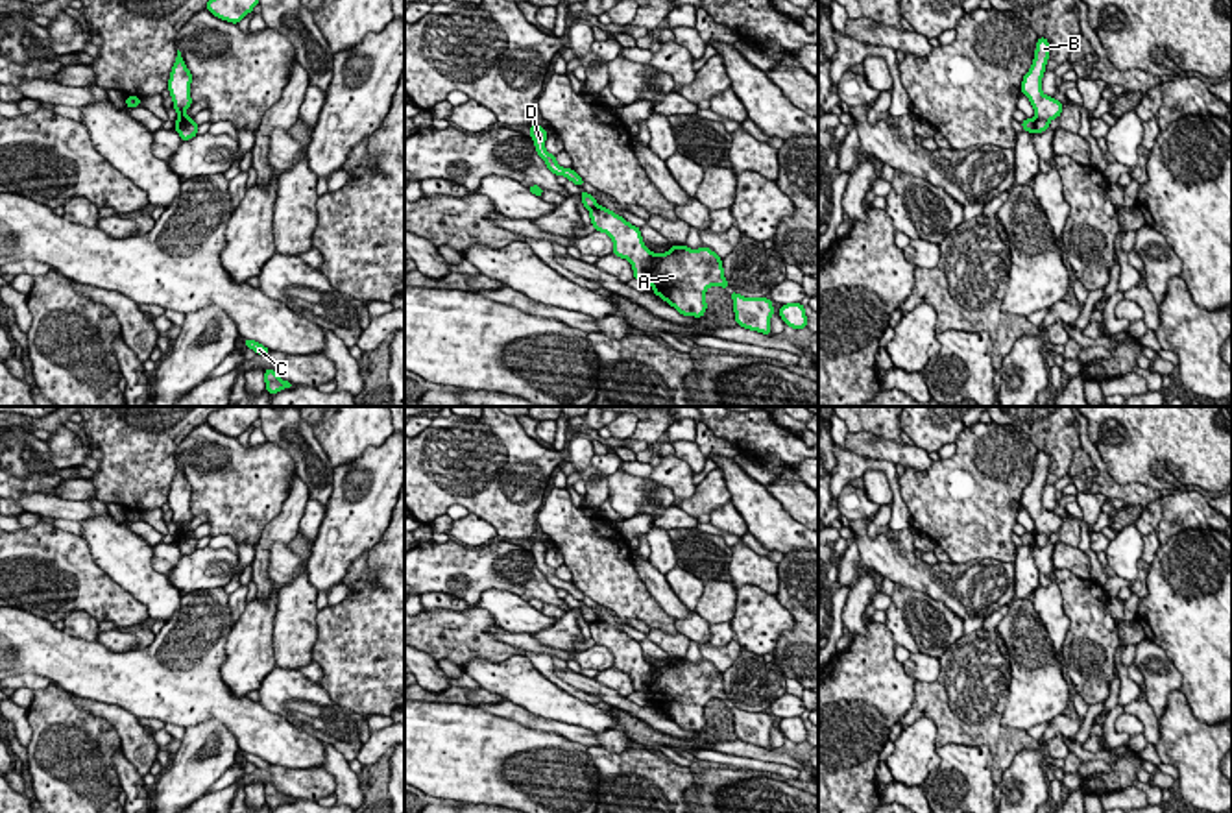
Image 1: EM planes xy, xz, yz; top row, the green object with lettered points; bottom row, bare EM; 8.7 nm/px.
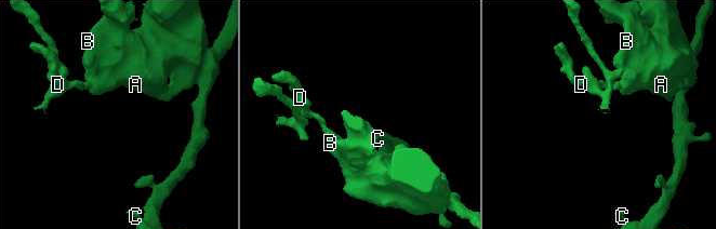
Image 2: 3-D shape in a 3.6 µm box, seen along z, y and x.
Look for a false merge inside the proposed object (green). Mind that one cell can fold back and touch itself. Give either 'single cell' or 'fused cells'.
fused cells

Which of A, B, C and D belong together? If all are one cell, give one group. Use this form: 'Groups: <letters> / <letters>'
Groups: A B C / D

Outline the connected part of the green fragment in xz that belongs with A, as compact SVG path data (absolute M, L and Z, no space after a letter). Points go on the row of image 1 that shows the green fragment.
M597 205L589 209L595 231L613 240L613 255L632 264L634 279L646 279L654 294L683 316L700 318L706 314L706 292L709 286L728 290L722 259L702 246L689 249L685 244L670 246L667 253L650 251L641 229L613 211Z

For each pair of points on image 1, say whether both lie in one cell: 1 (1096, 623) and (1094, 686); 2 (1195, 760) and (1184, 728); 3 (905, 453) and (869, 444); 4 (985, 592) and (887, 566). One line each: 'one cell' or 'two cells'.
1: one cell
2: one cell
3: one cell
4: one cell

